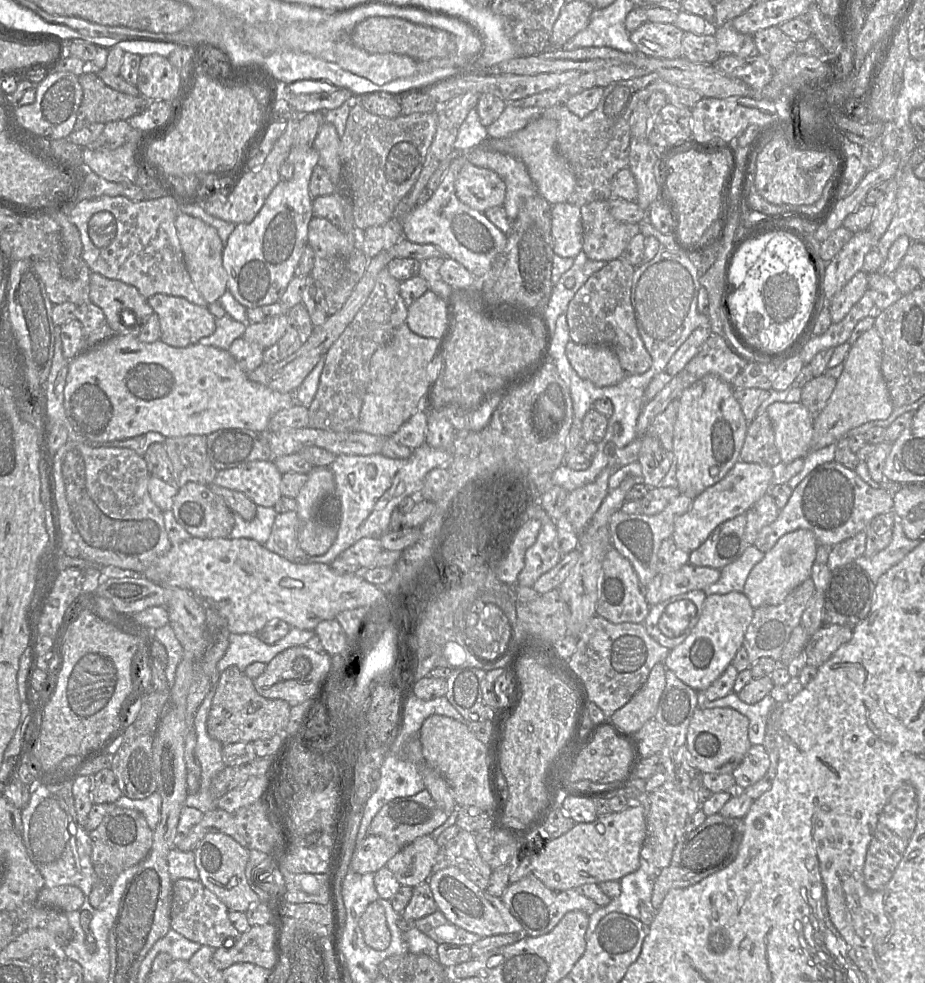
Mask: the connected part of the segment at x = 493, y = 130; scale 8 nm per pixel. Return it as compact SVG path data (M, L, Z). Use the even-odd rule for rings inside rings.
M506 103L499 118L486 127L489 138L503 138L526 127L531 121L541 118L541 107L519 107Z

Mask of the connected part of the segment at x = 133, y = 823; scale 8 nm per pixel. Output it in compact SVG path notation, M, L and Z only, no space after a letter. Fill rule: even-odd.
M109 804L109 811L97 828L89 832L92 841L91 862L95 871L95 882L90 893L90 904L97 908L109 894L116 878L124 870L141 863L153 844L152 831L139 811Z

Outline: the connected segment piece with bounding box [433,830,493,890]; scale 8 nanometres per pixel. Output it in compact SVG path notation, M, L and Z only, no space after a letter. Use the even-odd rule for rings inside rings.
M460 830L455 837L440 847L433 872L450 866L457 867L482 890L486 890L493 872L478 851L475 834L466 830Z

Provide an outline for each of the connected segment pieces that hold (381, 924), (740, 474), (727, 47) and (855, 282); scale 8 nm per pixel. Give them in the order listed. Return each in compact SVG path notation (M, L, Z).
M377 902L370 903L359 919L364 940L373 949L384 950L390 945L391 933L384 908Z
M739 460L724 478L694 498L688 511L675 520L671 538L676 546L688 553L698 548L719 524L745 514L756 501L768 493L772 478L770 466Z
M731 22L721 27L711 28L722 55L735 55L747 58L755 54L755 43L752 35L739 33Z
M857 272L830 300L829 310L832 323L840 322L868 289L867 274Z

